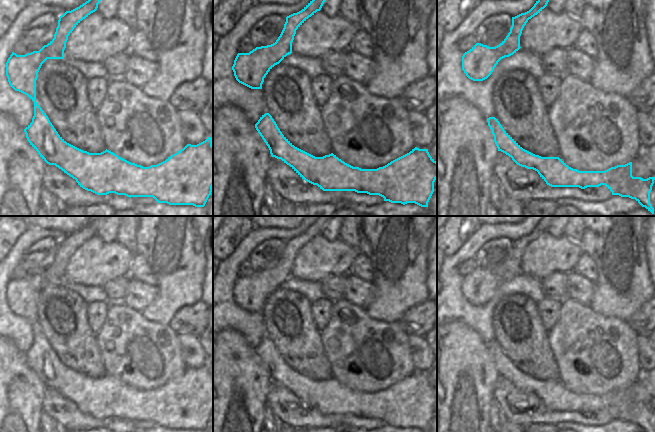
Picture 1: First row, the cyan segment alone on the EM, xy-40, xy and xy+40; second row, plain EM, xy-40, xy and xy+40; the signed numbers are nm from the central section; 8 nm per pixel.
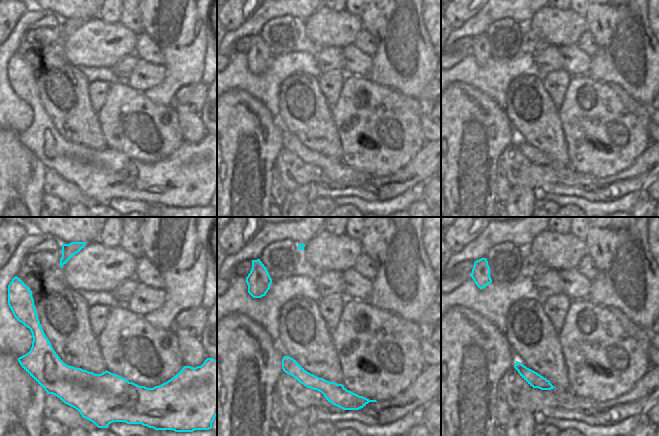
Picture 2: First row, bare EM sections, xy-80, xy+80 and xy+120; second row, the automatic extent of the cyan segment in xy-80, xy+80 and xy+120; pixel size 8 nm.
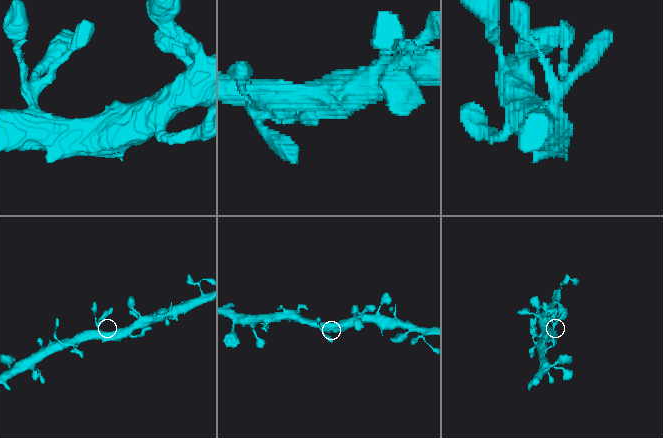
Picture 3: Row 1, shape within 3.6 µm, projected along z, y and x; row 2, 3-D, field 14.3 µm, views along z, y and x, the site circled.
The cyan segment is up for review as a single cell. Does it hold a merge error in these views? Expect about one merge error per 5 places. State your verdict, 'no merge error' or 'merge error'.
no merge error

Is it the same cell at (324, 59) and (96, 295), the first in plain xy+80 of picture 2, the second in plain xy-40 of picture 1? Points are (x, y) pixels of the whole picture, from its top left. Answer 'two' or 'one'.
two

